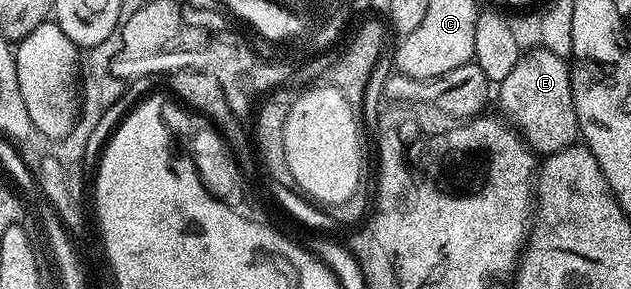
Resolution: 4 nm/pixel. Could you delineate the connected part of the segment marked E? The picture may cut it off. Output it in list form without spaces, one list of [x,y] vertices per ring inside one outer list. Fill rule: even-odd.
[[[541,48],[525,51],[516,68],[512,68],[497,87],[496,98],[502,101],[503,108],[514,117],[513,123],[539,155],[567,150],[579,141],[578,116],[567,59]]]

